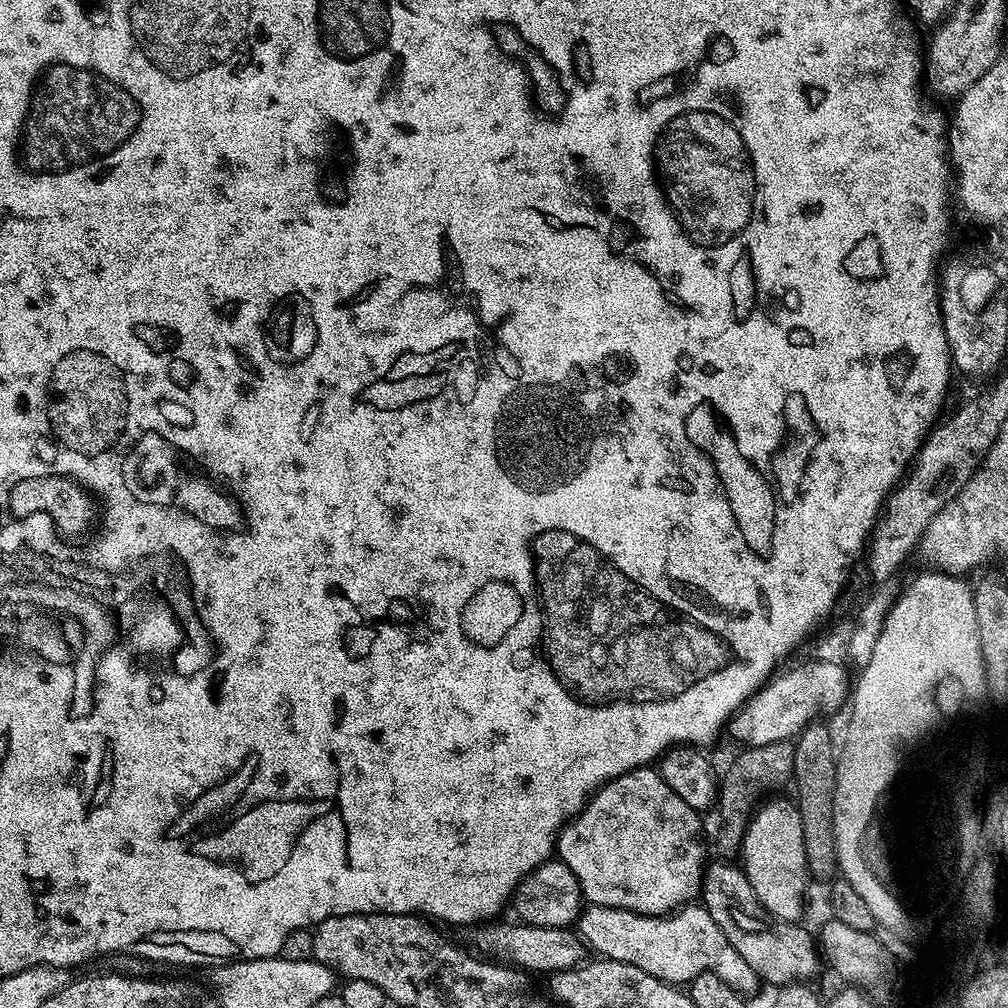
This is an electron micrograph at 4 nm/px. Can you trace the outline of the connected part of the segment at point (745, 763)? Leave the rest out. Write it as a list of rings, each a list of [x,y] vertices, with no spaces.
[[[792,740],[770,742],[766,746],[745,747],[741,756],[736,756],[728,764],[724,776],[718,780],[718,809],[720,808],[720,833],[716,836],[716,848],[721,857],[732,858],[742,848],[744,830],[748,826],[754,809],[761,799],[760,792],[774,788],[778,784],[787,785],[794,770],[794,744]]]

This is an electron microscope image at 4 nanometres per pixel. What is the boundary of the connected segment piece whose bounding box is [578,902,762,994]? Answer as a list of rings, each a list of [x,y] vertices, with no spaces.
[[[689,902],[663,916],[643,916],[642,913],[631,912],[625,908],[607,908],[594,904],[581,911],[578,935],[591,951],[592,948],[596,951],[593,953],[597,957],[638,966],[638,970],[646,970],[646,974],[659,980],[665,980],[668,984],[687,985],[695,976],[703,972],[718,974],[718,978],[722,978],[722,982],[726,982],[726,986],[730,986],[735,992],[741,994],[755,993],[762,984],[756,972],[750,970],[750,966],[746,966],[742,954],[738,954],[738,950],[734,950],[734,946],[730,946],[730,942],[726,942],[726,934],[722,934],[722,930],[718,930],[714,918],[710,918],[707,910],[696,902]]]

